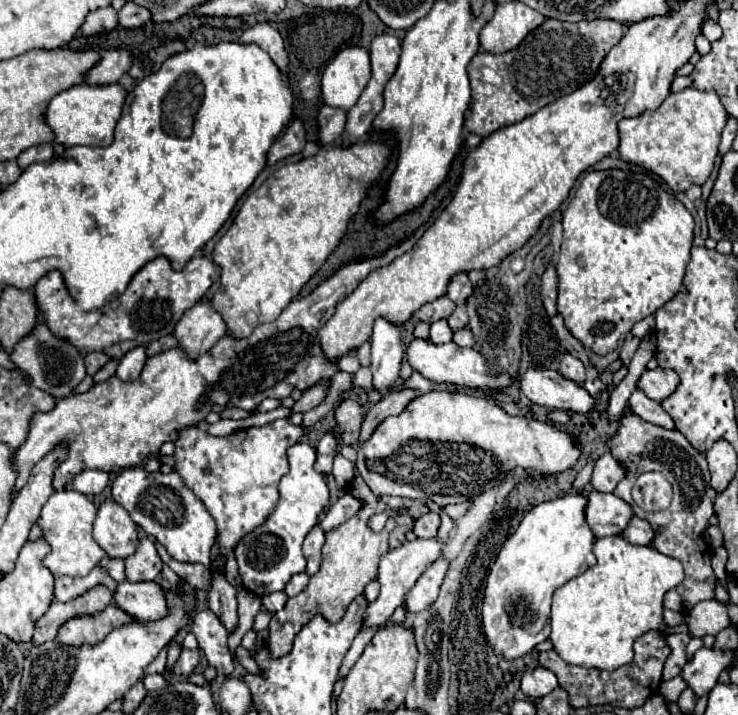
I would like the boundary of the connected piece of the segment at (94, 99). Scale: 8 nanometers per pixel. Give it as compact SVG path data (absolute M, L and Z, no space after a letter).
M119 83L105 87L75 85L51 99L51 103L45 109L45 123L51 129L55 143L63 147L75 147L75 145L107 147L113 143L113 131L121 117L123 101L125 101L125 91Z

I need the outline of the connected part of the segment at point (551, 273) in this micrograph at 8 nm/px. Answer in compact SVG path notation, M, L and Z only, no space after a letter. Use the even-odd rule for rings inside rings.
M549 265L547 271L543 273L541 297L543 297L543 305L547 309L547 315L555 317L557 315L557 273L555 273L553 265Z

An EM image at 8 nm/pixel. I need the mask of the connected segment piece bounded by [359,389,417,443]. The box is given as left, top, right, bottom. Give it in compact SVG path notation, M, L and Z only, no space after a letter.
M393 389L393 391L389 391L379 403L375 403L375 405L369 409L369 413L367 413L367 417L365 417L363 425L361 425L359 443L363 443L365 439L369 439L371 433L375 431L375 427L377 427L385 417L399 415L415 397L417 397L417 395L415 395L413 389L401 389L401 391L395 391L395 389Z

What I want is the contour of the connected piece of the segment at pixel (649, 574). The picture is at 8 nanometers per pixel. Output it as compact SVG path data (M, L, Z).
M621 535L597 539L593 545L597 563L583 575L573 577L561 585L553 595L551 607L551 635L555 651L571 665L595 667L613 671L633 661L633 643L647 631L665 629L663 623L663 595L683 581L683 567L677 559L659 553L653 547L635 547Z

